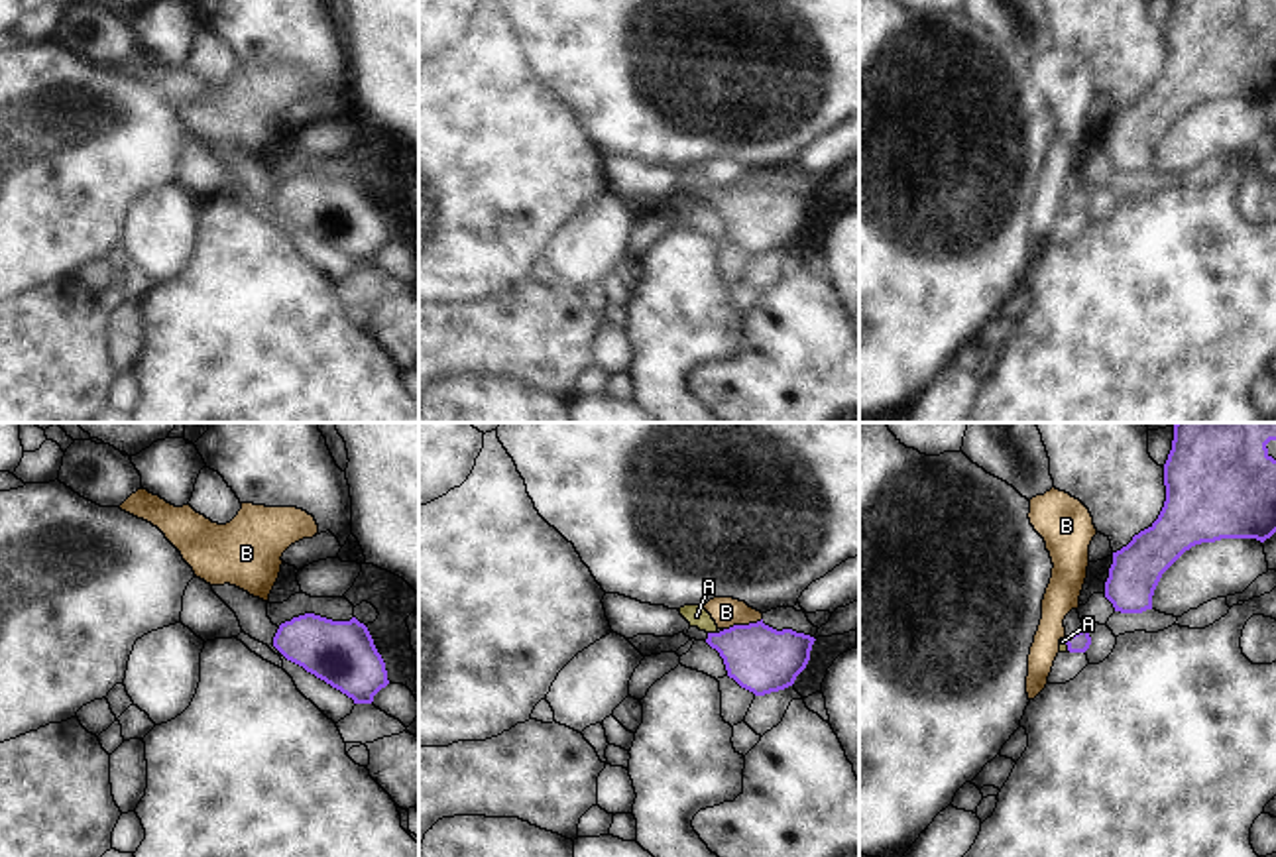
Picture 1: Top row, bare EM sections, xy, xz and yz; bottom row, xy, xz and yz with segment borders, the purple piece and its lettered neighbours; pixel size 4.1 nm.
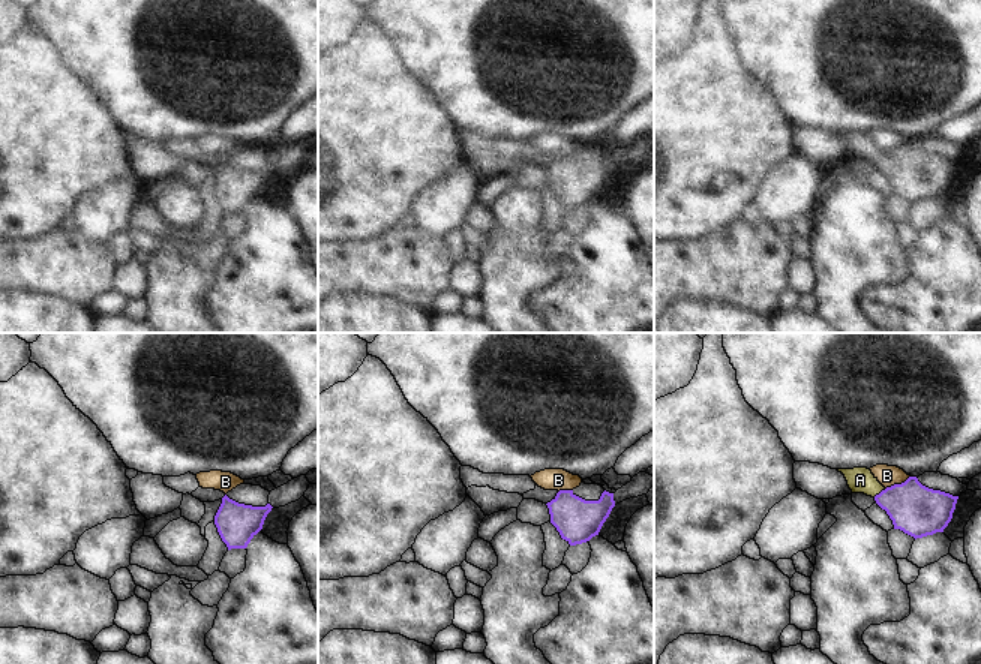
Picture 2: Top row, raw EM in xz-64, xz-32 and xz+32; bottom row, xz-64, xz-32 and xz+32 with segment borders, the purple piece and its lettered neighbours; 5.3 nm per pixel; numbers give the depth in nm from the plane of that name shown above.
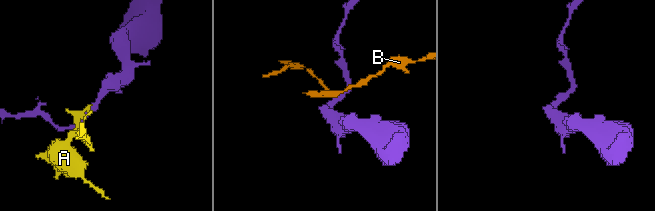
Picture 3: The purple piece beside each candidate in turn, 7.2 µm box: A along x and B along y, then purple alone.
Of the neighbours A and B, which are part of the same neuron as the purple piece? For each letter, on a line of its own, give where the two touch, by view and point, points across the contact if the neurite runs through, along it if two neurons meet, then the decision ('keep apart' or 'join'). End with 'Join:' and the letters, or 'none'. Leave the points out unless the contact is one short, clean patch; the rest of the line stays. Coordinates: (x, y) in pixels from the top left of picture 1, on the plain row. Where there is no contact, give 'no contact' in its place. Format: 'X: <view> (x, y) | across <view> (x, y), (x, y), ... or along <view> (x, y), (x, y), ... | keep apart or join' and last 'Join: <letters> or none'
A: xz (712, 193) | across xz (761, 219), (712, 193), (696, 175) | join
B: xz (742, 185) | along xz (761, 177), (724, 189) | keep apart
Join: A

